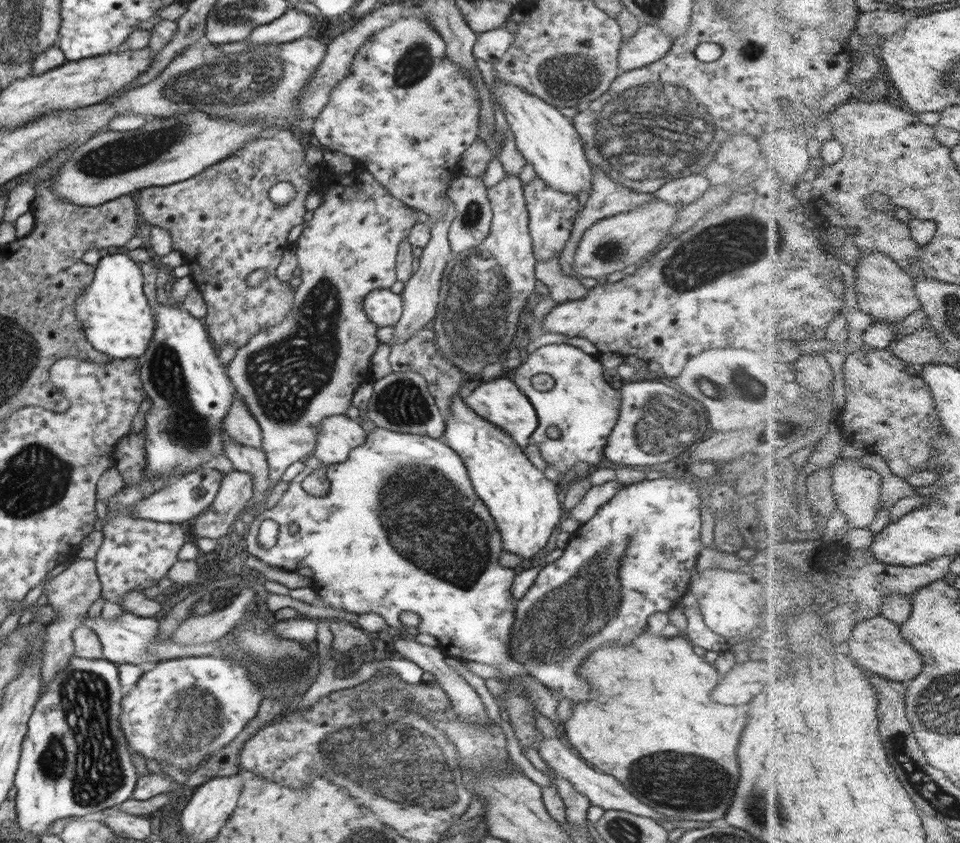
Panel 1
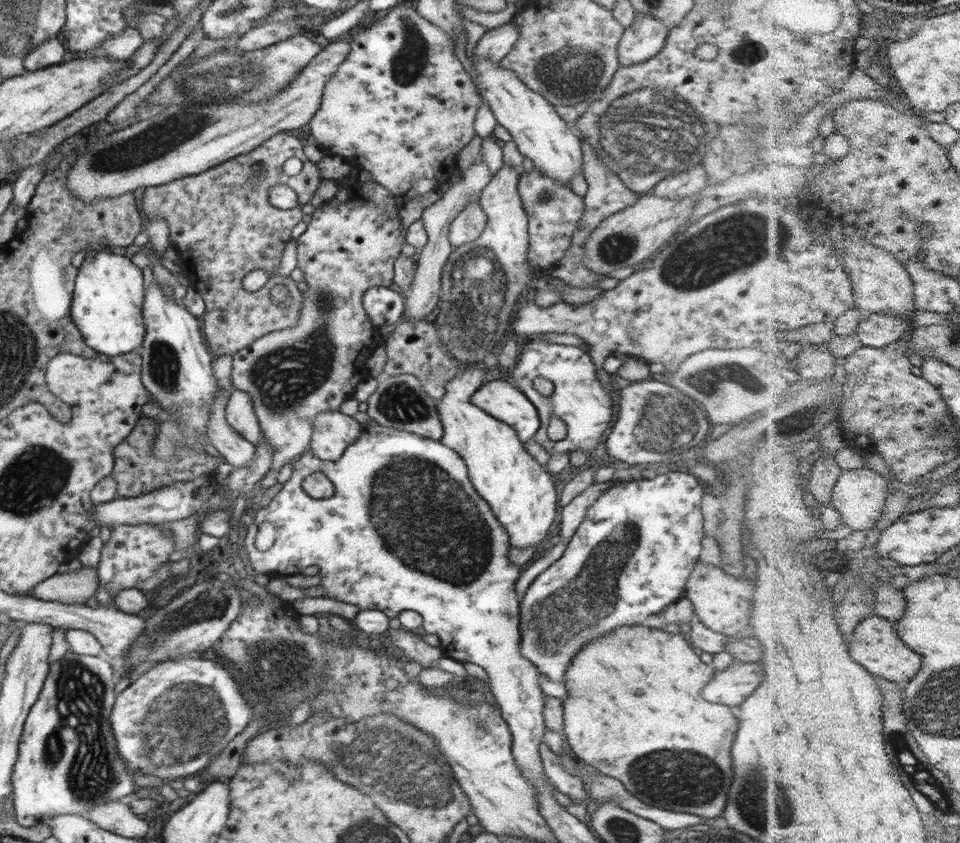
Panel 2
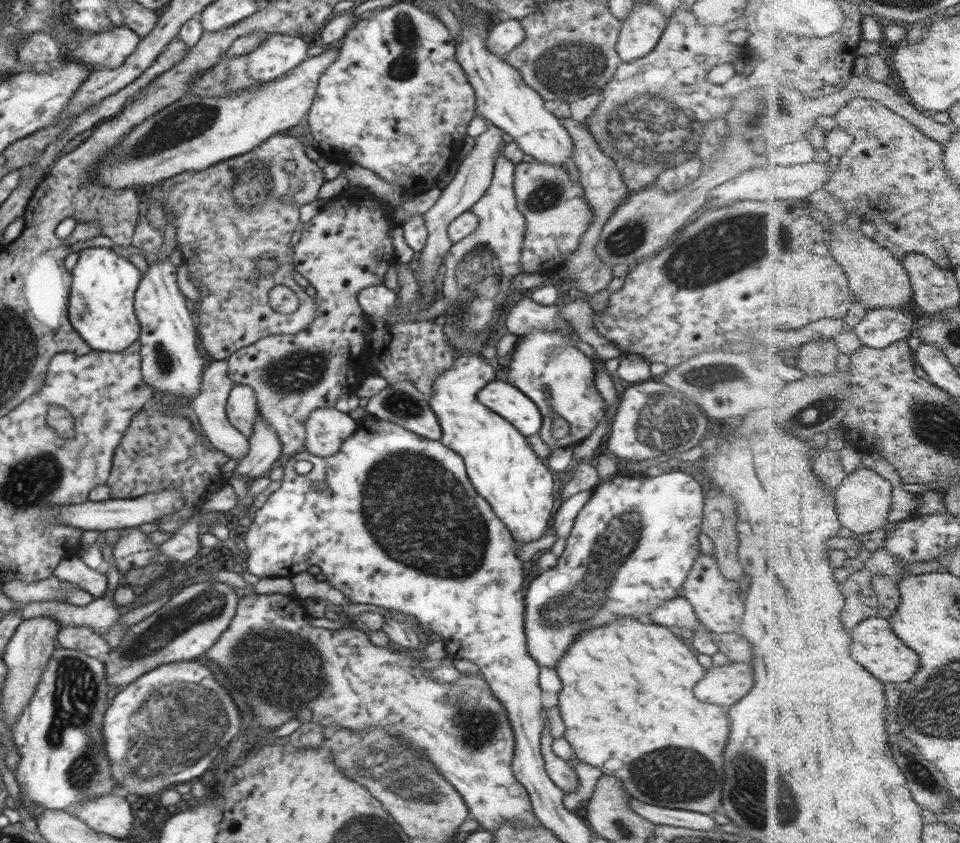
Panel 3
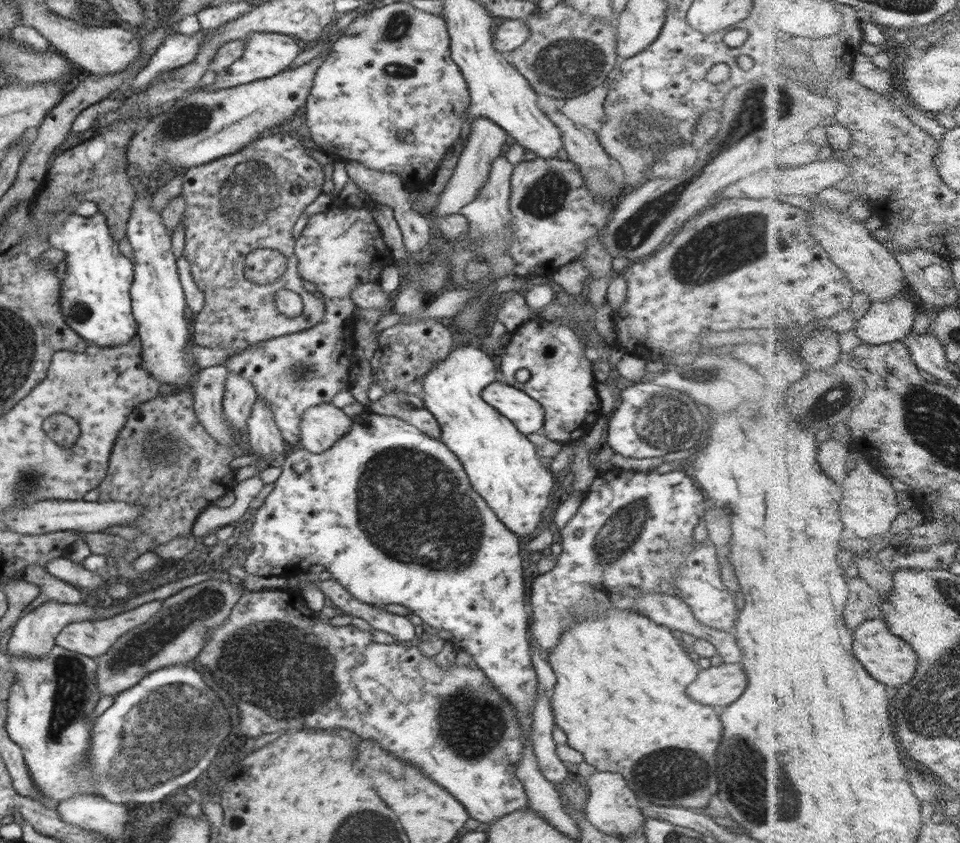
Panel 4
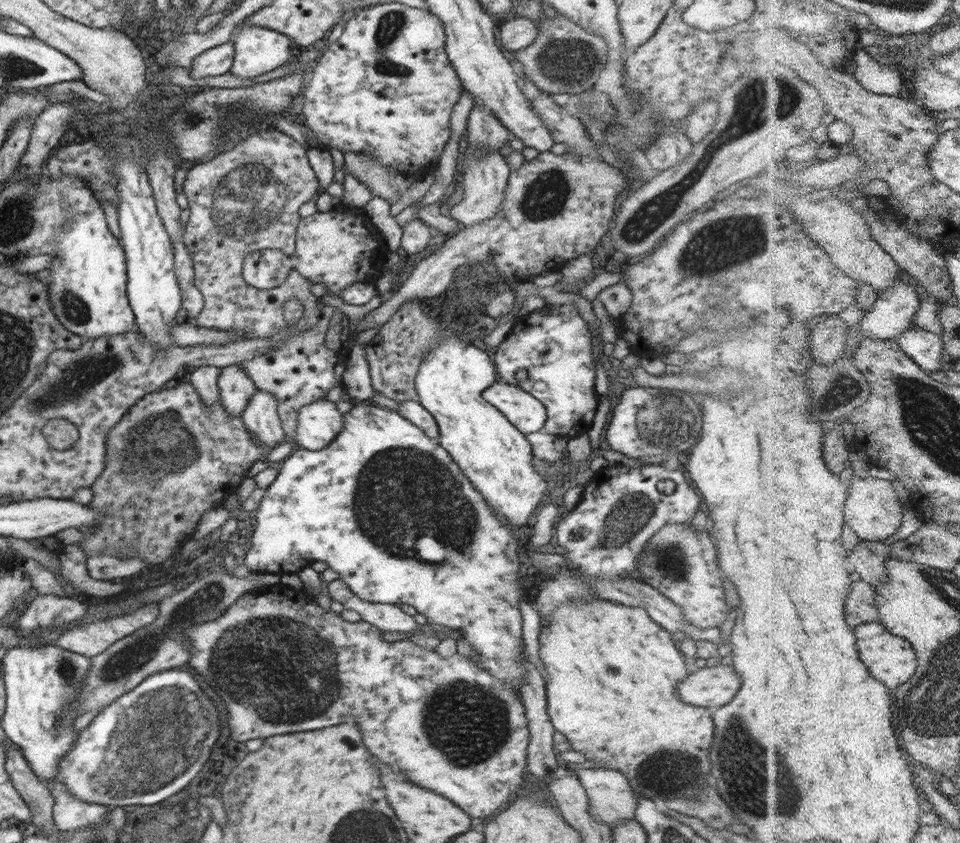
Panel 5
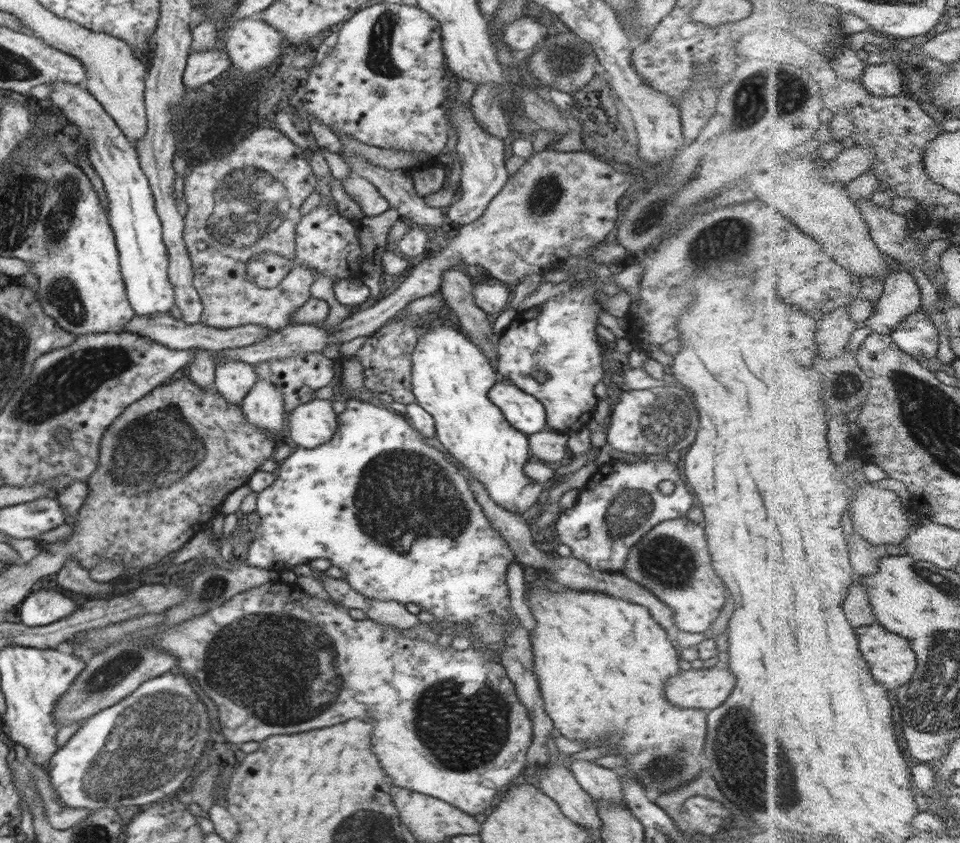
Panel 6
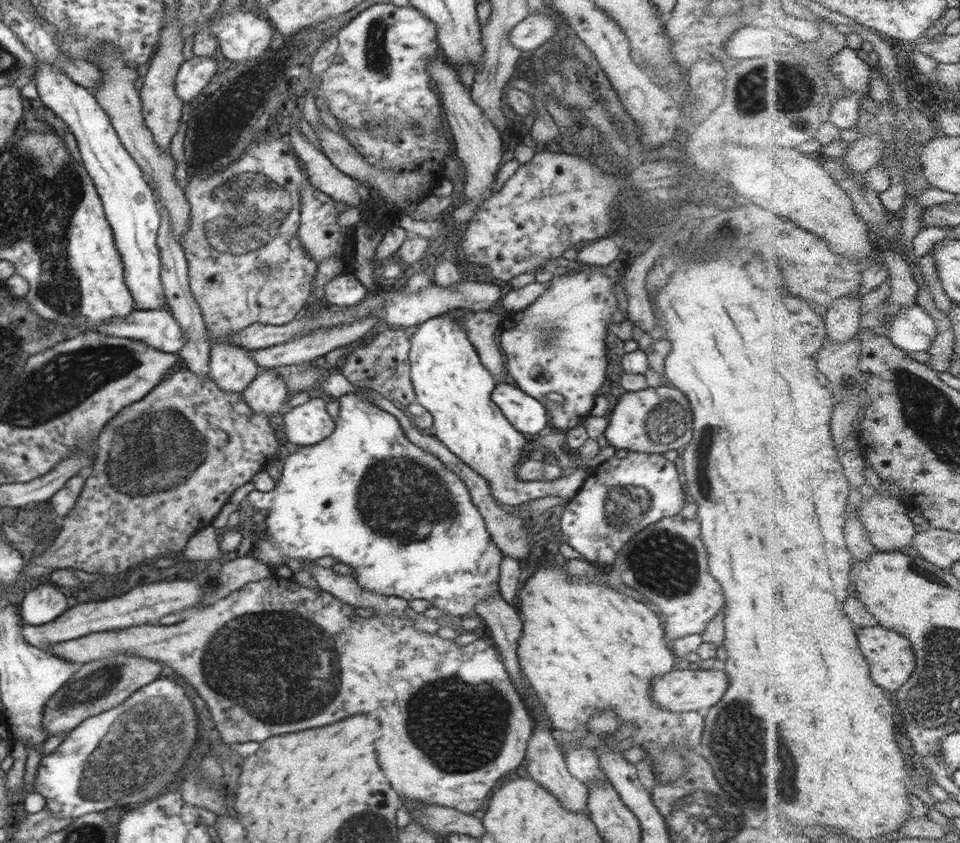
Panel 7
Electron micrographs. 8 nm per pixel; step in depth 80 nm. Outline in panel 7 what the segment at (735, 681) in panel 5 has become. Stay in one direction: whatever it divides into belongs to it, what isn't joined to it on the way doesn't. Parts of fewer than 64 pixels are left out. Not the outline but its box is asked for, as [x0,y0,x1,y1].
[651,670,730,712]

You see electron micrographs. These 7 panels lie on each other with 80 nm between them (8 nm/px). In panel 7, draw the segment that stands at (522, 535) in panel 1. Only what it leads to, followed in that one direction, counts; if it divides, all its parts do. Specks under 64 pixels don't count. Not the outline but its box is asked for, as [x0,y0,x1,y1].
[409,313,588,511]

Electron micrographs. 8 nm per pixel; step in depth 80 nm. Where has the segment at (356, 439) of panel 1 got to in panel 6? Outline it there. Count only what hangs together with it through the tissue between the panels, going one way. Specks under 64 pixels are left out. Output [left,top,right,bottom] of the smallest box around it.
[288,400,338,448]

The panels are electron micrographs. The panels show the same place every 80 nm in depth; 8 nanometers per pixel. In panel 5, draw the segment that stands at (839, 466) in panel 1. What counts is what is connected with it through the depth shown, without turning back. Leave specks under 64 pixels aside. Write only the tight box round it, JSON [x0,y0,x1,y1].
[845,452,906,541]

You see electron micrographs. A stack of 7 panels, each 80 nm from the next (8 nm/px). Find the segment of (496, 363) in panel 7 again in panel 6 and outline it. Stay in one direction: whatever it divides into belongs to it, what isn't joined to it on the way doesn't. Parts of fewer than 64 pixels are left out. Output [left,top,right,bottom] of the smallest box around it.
[441,267,496,366]

